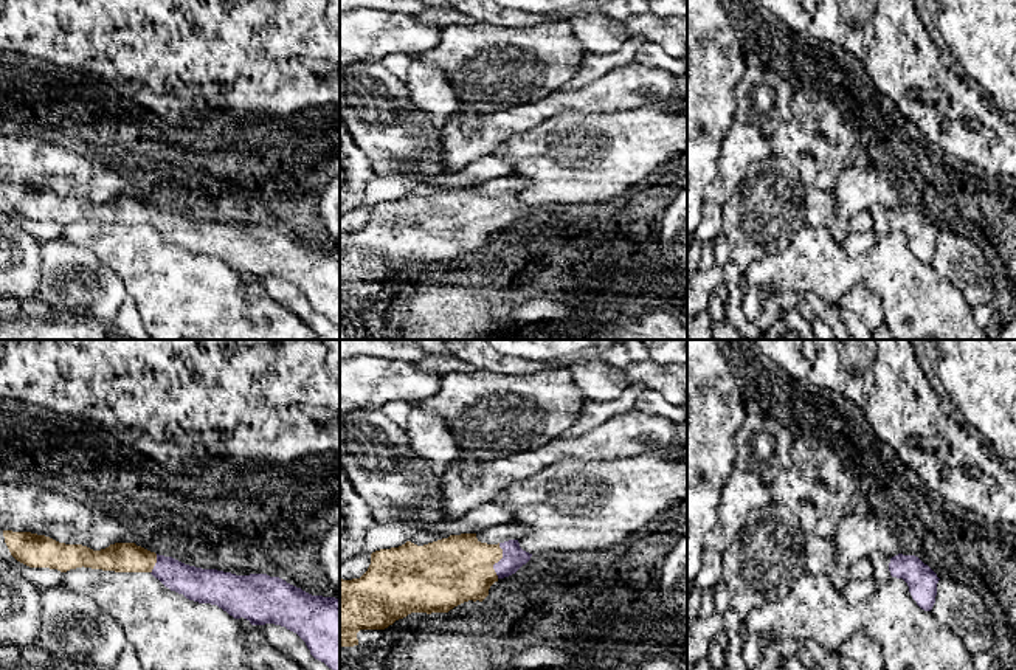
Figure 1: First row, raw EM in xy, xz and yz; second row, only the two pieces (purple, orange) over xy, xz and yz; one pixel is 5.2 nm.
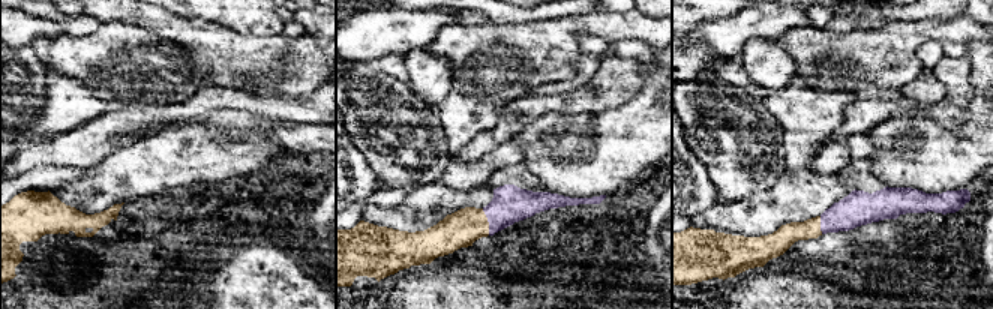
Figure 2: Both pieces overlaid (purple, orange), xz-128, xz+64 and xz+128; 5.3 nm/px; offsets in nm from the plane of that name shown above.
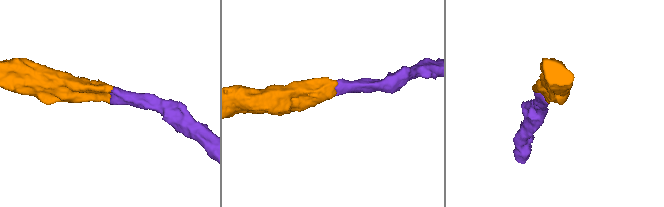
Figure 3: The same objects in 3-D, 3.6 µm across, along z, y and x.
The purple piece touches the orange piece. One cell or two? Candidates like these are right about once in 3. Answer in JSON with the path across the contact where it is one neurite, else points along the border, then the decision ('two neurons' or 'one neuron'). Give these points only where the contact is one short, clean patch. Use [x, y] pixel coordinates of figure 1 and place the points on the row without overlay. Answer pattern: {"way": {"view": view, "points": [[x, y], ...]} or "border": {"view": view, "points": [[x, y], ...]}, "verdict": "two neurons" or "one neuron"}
{"way": {"view": "xz", "points": [[514, 210], [500, 213], [455, 222]]}, "verdict": "one neuron"}

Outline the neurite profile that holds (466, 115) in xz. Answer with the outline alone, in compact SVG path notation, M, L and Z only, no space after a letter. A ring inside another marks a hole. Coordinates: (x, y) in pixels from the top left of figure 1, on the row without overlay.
M461 104L458 112L448 119L459 121L467 133L472 133L479 127L479 119L484 113L475 112L468 104Z

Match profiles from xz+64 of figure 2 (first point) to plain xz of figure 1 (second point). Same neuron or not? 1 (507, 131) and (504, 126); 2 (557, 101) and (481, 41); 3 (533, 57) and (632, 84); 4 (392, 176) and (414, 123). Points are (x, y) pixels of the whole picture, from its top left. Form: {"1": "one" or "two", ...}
{"1": "one", "2": "two", "3": "two", "4": "one"}

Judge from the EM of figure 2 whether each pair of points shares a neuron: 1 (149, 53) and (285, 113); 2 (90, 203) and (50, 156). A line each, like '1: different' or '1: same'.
1: different
2: different

